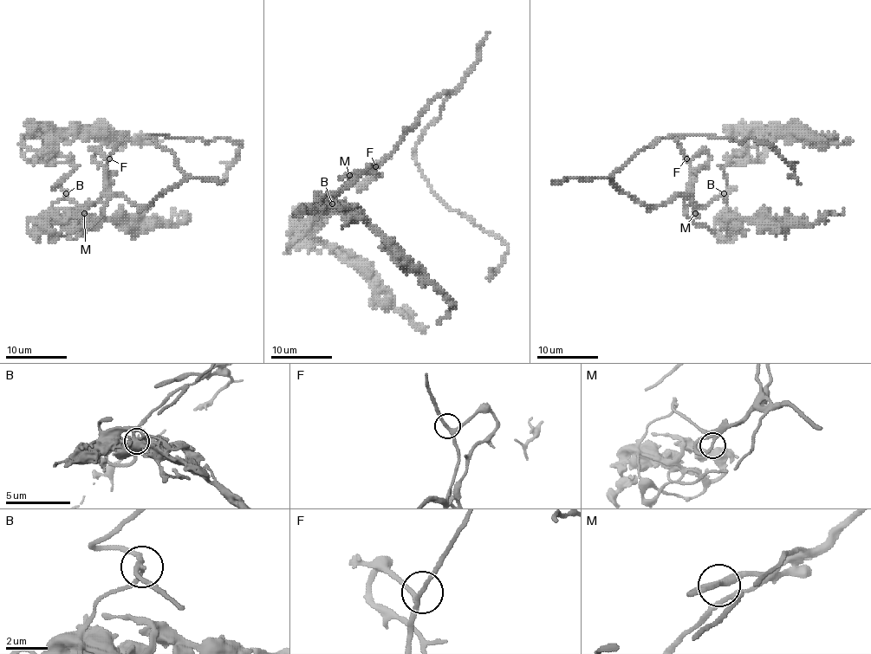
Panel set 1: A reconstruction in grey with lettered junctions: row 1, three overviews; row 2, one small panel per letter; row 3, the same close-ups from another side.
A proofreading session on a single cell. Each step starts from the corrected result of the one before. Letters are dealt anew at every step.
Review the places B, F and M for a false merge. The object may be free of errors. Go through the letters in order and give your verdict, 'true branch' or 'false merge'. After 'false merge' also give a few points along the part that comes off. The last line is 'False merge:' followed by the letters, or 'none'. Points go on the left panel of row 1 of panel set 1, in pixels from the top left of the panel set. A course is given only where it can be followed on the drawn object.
B: true branch
F: true branch
M: true branch
False merge: none

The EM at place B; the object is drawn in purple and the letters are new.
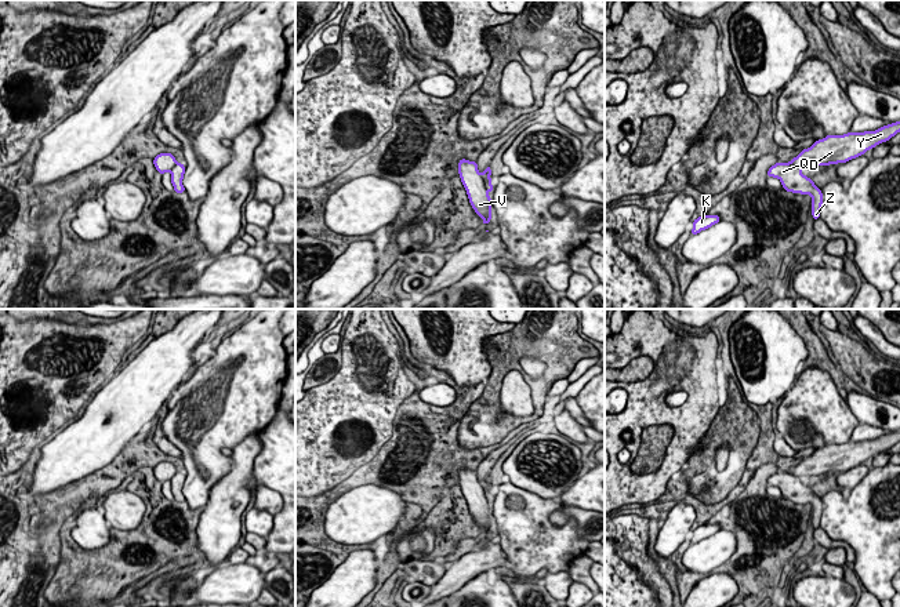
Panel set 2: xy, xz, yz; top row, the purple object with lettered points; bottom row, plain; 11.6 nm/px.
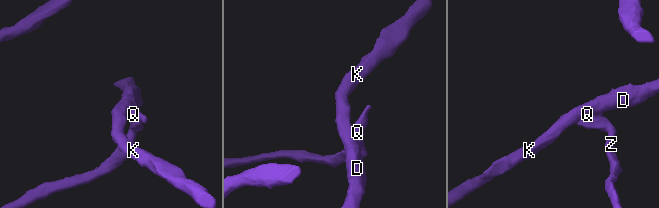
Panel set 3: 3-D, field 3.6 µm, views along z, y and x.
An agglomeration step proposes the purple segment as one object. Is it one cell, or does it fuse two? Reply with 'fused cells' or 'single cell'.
single cell

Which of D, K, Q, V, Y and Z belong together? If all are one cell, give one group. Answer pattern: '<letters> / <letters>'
D K Q V Y Z

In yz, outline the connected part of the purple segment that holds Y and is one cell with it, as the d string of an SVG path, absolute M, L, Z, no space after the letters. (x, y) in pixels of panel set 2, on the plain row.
M900 430L883 435L875 440L827 444L801 459L787 473L776 472L767 479L767 486L779 487L784 499L812 505L812 524L820 527L823 502L816 492L802 483L802 477L846 472L864 464L868 458L889 450L900 441Z

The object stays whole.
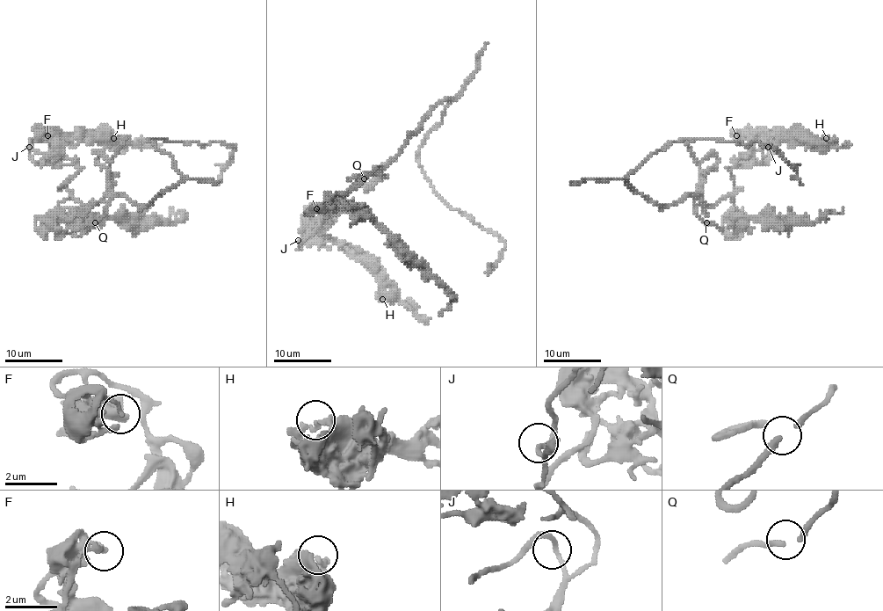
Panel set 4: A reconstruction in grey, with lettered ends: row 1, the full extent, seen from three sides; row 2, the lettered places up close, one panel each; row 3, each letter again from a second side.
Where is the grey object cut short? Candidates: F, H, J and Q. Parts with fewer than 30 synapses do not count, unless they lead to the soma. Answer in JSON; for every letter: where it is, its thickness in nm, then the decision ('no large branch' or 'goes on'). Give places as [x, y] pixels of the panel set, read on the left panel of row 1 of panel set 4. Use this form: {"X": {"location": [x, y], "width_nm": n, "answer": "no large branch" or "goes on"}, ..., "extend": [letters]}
{"F": {"location": [47, 135], "width_nm": 110, "answer": "no large branch"}, "H": {"location": [113, 138], "width_nm": 190, "answer": "no large branch"}, "J": {"location": [29, 147], "width_nm": 160, "answer": "no large branch"}, "Q": {"location": [95, 222], "width_nm": 220, "answer": "no large branch"}, "extend": []}

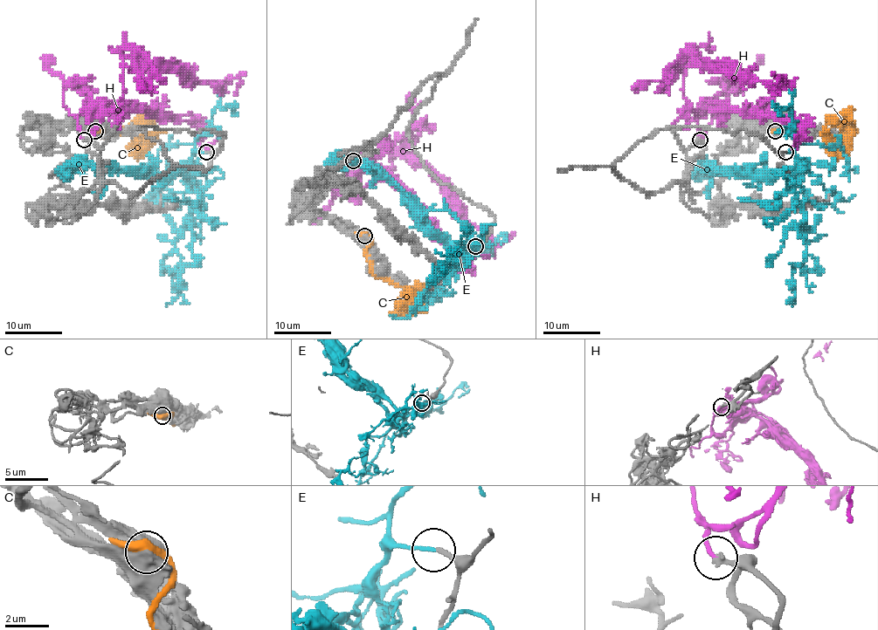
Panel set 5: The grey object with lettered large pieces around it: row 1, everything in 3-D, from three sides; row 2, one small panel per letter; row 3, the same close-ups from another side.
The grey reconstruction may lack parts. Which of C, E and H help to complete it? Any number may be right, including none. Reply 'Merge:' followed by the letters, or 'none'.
Merge: E, H

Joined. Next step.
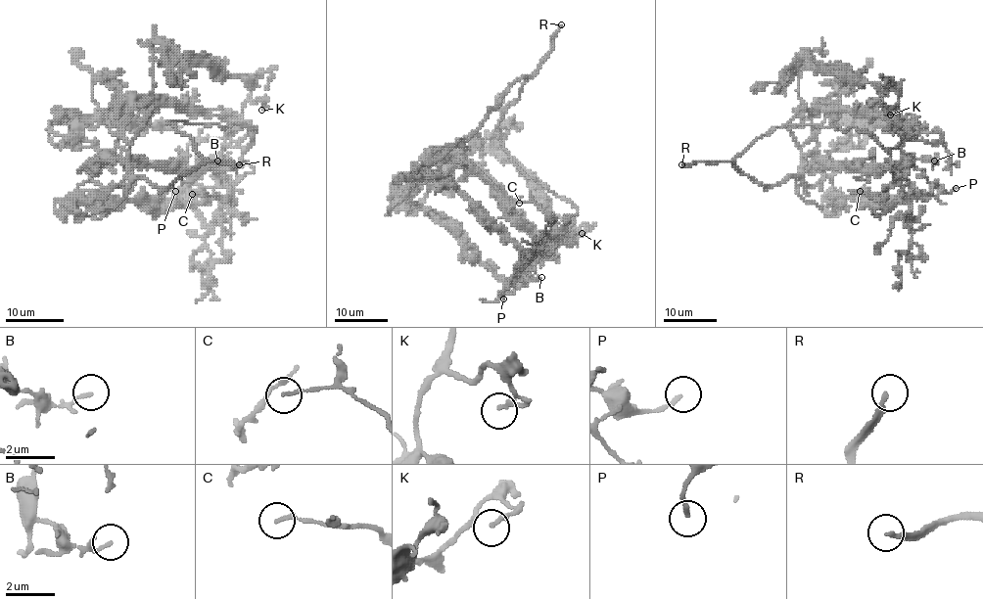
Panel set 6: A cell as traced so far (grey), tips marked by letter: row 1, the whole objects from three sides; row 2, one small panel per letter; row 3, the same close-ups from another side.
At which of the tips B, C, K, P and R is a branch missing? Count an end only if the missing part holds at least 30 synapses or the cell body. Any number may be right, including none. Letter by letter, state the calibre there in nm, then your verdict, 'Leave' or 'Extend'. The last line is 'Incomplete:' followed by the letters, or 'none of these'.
B: Thickness 120 nm. Leave
C: Thickness 140 nm. Leave
K: Thickness 190 nm. Leave
P: Thickness 160 nm. Leave
R: Thickness 200 nm. Extend
Incomplete: R

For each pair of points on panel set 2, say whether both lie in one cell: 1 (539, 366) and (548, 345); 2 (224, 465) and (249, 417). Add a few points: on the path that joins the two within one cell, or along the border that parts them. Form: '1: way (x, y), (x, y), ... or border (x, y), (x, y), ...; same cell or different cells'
1: border (518, 360), (522, 357), (539, 357), (547, 366); different cells
2: way (217, 453), (217, 446), (236, 426); same cell

